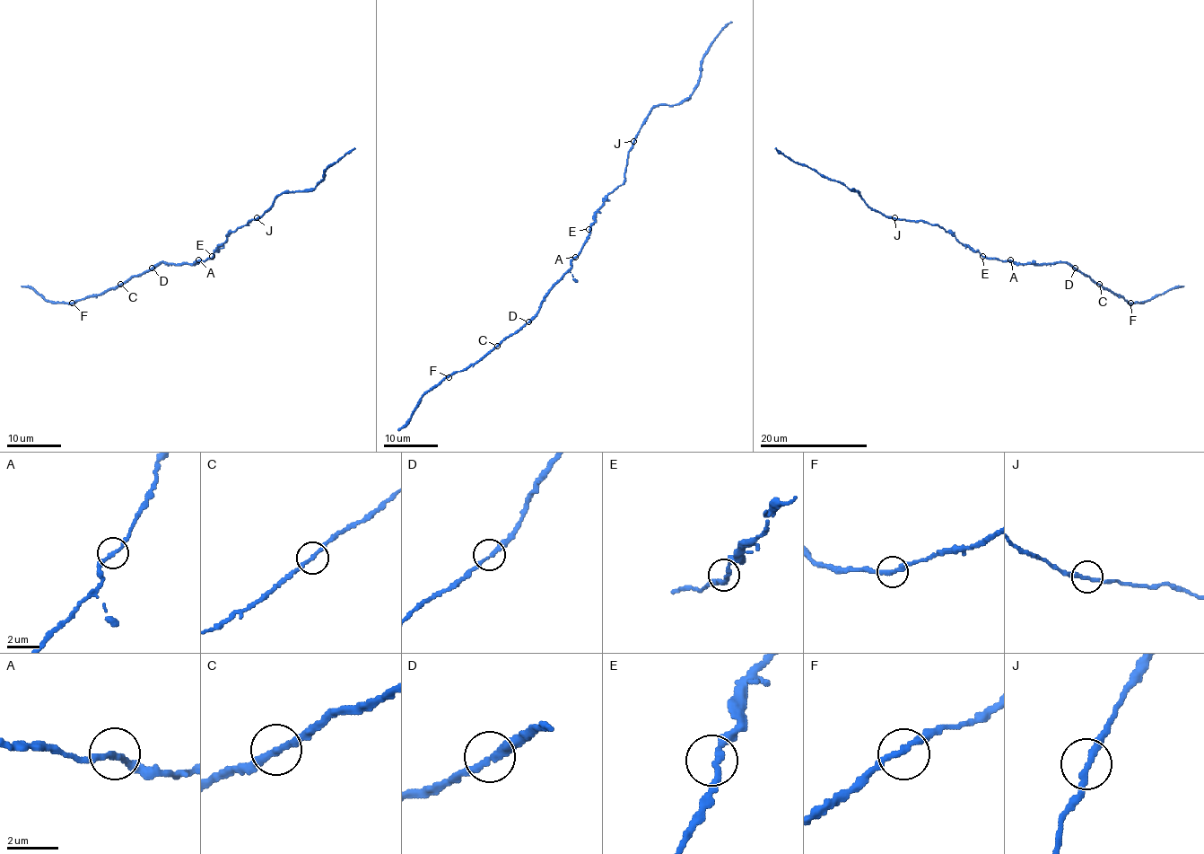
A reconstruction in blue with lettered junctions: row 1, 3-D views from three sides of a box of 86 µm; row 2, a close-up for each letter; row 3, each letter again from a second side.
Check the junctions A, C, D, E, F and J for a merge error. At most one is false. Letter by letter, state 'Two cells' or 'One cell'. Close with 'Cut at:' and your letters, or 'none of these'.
A: One cell
C: One cell
D: One cell
E: One cell
F: One cell
J: One cell
Cut at: none of these

